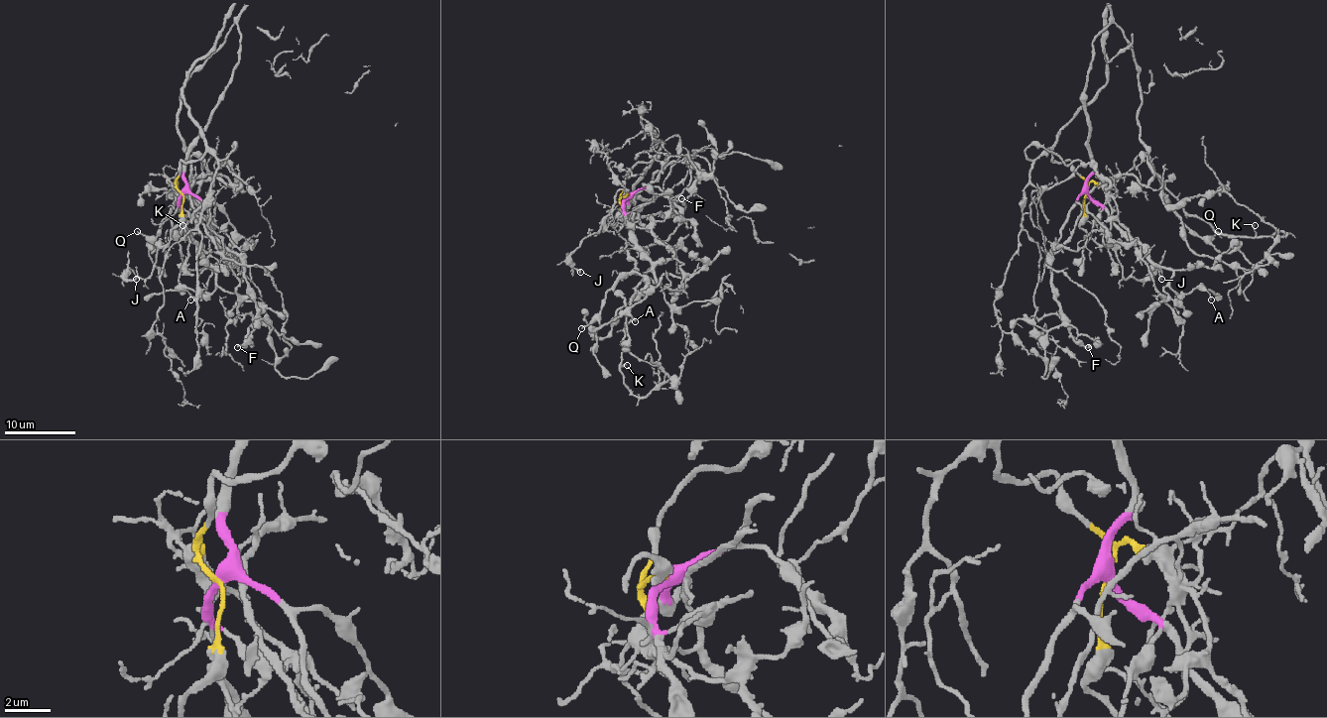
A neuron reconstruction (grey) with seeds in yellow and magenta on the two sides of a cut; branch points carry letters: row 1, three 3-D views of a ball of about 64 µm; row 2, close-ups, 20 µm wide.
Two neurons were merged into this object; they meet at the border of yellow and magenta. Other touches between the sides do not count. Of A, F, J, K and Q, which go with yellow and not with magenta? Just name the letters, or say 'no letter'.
J, K

